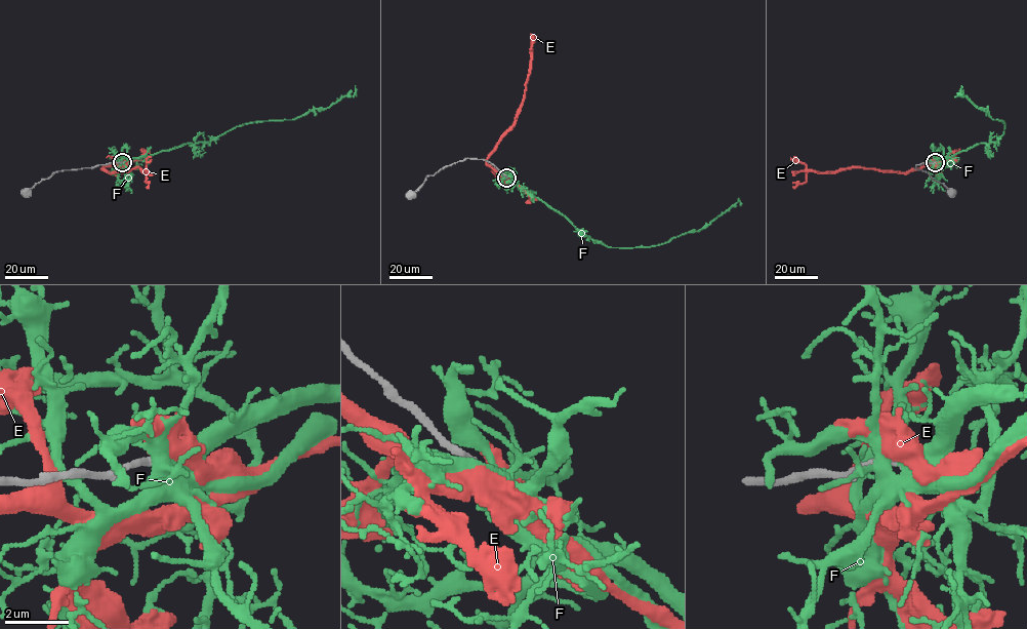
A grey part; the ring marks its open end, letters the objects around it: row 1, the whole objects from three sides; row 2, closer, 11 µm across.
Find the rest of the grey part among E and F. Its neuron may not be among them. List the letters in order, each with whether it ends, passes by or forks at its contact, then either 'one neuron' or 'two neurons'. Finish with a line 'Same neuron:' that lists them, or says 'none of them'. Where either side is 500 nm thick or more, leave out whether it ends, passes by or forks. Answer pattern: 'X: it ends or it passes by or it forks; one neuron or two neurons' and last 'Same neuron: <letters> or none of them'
E: two neurons
F: it ends; one neuron
Same neuron: F

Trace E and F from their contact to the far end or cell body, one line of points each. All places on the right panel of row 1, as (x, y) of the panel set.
E: (935, 162), (934, 165), (923, 165), (907, 171), (856, 167), (829, 172), (808, 171), (807, 180), (792, 188)
F: (935, 162), (981, 143), (995, 142), (1003, 132), (1003, 121), (993, 119), (986, 109), (958, 95), (961, 85)

